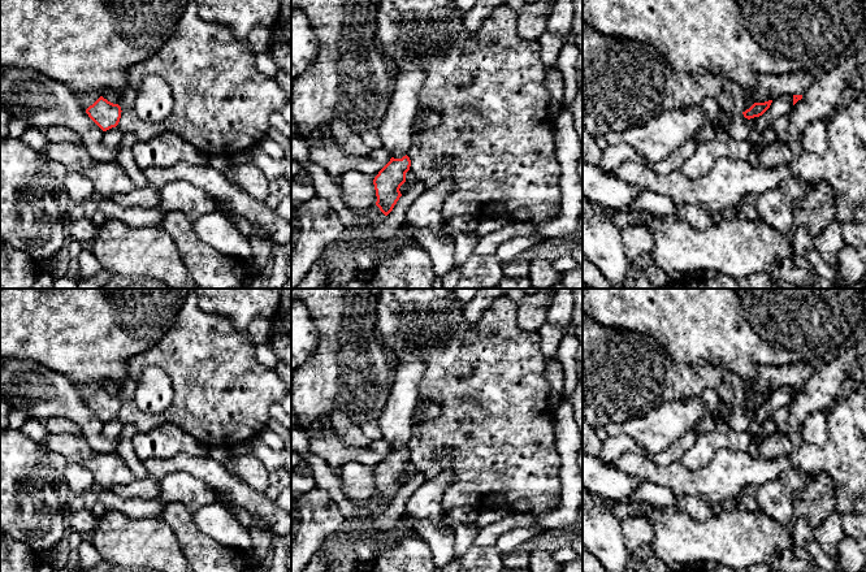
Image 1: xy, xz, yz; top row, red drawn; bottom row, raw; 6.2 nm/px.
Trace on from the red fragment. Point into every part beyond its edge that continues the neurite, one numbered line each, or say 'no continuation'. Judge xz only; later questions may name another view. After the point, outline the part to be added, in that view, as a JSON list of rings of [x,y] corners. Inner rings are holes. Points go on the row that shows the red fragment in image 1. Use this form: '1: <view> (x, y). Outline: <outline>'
1: xz (395, 130). Outline: [[[404,62],[397,68],[393,81],[391,99],[378,126],[378,135],[391,157],[406,156],[413,140],[413,120],[420,108],[419,94],[426,78],[425,68]]]

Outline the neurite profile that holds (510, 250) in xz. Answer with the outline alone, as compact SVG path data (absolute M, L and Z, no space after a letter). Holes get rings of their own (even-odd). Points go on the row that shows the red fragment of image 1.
M534 235L534 237L515 237L512 239L508 239L506 242L503 242L497 252L495 256L498 257L498 260L501 261L502 265L506 265L508 263L515 261L515 259L523 254L527 250L533 248L534 246L537 246L538 243L541 243L544 240L544 238L541 238L540 235Z

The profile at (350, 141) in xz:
M334 120L330 125L330 134L335 144L351 156L367 156L371 148L363 142L360 133L352 130L343 120Z

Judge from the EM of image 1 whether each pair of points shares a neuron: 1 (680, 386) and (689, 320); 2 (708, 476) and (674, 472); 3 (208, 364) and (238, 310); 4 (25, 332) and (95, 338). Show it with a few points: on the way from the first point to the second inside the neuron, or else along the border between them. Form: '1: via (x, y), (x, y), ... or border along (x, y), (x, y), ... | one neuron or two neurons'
1: border along (661, 343), (675, 362), (714, 367) | two neurons
2: via (700, 476), (682, 476) | one neuron
3: border along (203, 311), (224, 316), (237, 329), (245, 332) | two neurons
4: via (42, 332), (78, 332) | one neuron

